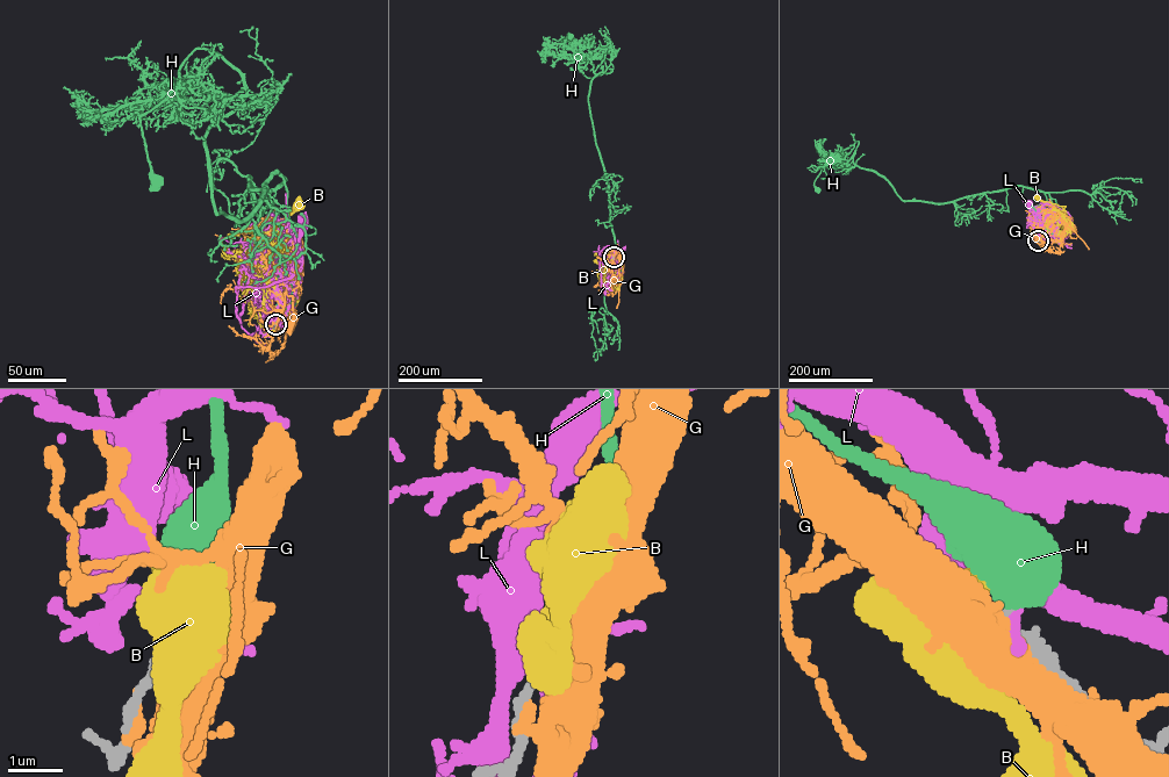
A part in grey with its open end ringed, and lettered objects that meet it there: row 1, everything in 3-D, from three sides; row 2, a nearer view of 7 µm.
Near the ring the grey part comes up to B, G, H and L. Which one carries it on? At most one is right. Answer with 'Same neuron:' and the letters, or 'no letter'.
Same neuron: no letter

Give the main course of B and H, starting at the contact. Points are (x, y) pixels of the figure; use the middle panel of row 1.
B: (614, 257), (612, 265), (619, 266), (615, 274), (609, 273), (609, 285), (623, 256)
H: (614, 257), (622, 253), (588, 103), (592, 80), (603, 72), (583, 74), (574, 41), (565, 42), (571, 36)

